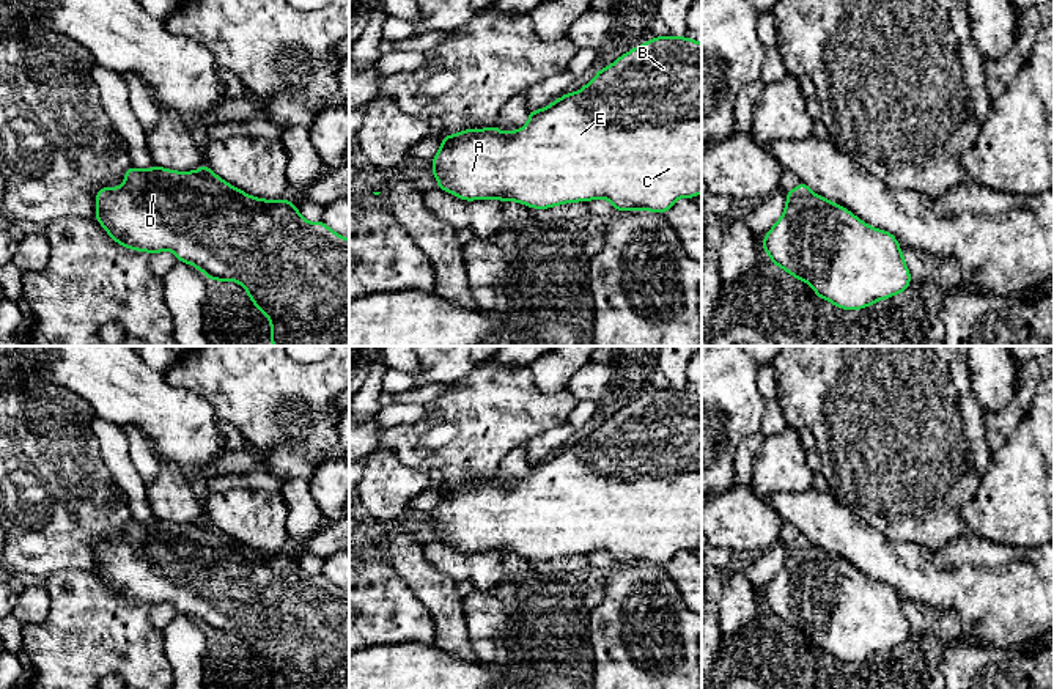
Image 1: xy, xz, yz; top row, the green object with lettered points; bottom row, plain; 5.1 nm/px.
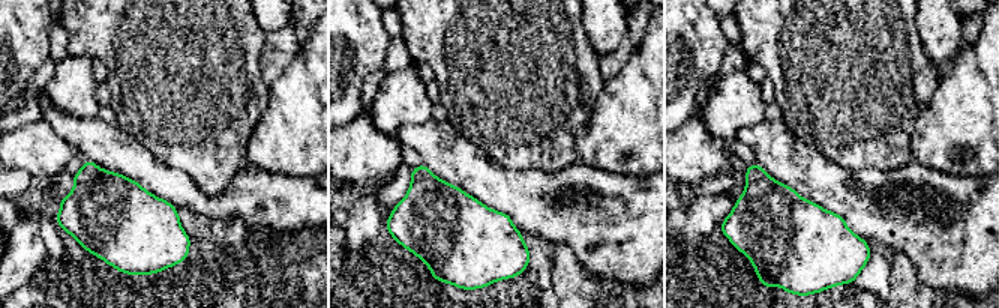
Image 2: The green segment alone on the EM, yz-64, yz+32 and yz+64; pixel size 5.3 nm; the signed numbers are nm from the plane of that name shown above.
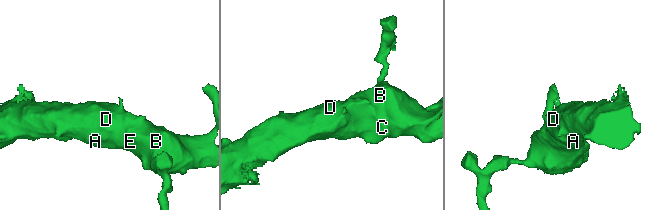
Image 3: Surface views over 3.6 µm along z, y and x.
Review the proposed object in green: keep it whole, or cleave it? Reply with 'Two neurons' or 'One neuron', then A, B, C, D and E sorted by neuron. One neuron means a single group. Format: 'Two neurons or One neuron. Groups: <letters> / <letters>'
One neuron. Groups: A B C D E

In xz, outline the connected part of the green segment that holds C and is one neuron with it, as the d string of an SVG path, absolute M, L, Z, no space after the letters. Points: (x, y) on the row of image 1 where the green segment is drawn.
M659 36L634 47L618 57L610 66L598 69L598 74L579 91L566 93L544 109L529 112L529 121L518 131L502 134L497 124L486 129L466 129L453 135L444 135L436 156L431 159L431 171L437 179L437 189L447 190L459 200L502 200L518 201L529 208L546 209L565 203L591 201L604 198L617 211L653 211L665 214L672 204L684 197L695 198L702 193L702 42L687 36Z

